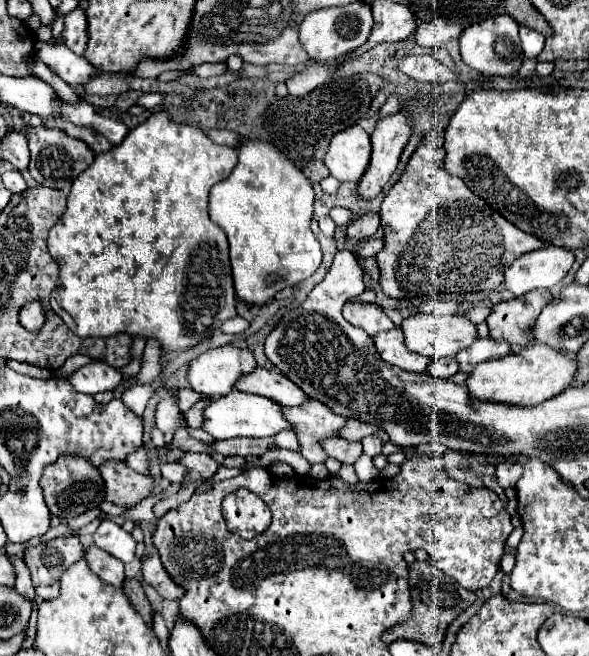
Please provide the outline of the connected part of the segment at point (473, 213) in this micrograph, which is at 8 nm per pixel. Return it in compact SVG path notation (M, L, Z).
M440 123L438 129L432 129L424 135L424 141L410 157L400 181L388 191L382 201L382 229L384 229L384 247L376 257L380 269L380 281L384 295L392 299L402 297L424 297L432 295L432 289L458 289L458 293L470 291L494 291L500 283L504 283L504 271L524 253L548 247L546 241L520 231L510 221L506 221L500 213L490 209L486 201L476 197L460 177L446 173L444 169L444 139L442 129L446 123Z

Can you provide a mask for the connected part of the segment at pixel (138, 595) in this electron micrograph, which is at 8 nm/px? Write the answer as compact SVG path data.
M128 577L128 579L124 581L124 585L122 585L122 591L124 591L126 597L130 599L130 603L136 607L136 611L142 615L142 619L150 625L150 623L152 623L152 607L150 607L148 597L144 595L142 585L140 585L136 579Z

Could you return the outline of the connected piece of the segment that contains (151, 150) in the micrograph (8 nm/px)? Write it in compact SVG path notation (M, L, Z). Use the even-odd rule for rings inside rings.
M166 113L152 115L148 121L130 129L130 133L124 137L120 145L112 147L108 153L96 155L94 163L74 179L74 185L68 195L68 207L60 217L60 221L50 229L50 237L48 237L48 251L60 265L60 277L56 289L50 295L50 303L54 313L58 313L64 319L64 323L70 327L72 333L76 333L78 337L110 337L120 331L130 333L134 337L146 335L146 337L156 337L162 343L164 351L174 353L198 345L212 331L218 331L222 321L236 315L236 297L234 297L234 285L232 285L232 273L228 261L228 241L224 231L216 223L212 223L208 213L210 187L232 173L232 169L238 163L236 155L238 153L234 147L214 143L204 131L196 127L184 123L172 123L170 119L166 119ZM184 295L186 295L186 313L182 311L182 301L180 301L180 297L184 299Z

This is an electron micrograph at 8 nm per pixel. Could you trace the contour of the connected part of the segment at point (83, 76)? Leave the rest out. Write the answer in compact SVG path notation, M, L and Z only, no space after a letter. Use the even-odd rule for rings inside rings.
M36 43L34 57L48 65L52 73L62 77L70 85L84 83L88 77L98 73L84 57L66 49L66 45L50 45L50 43Z

